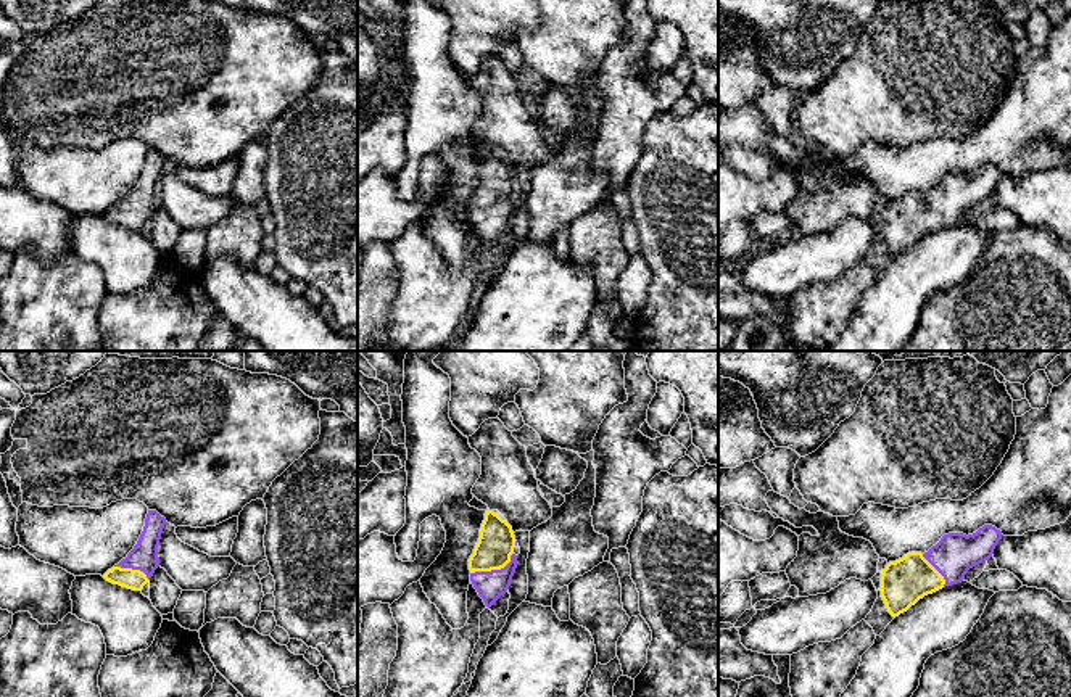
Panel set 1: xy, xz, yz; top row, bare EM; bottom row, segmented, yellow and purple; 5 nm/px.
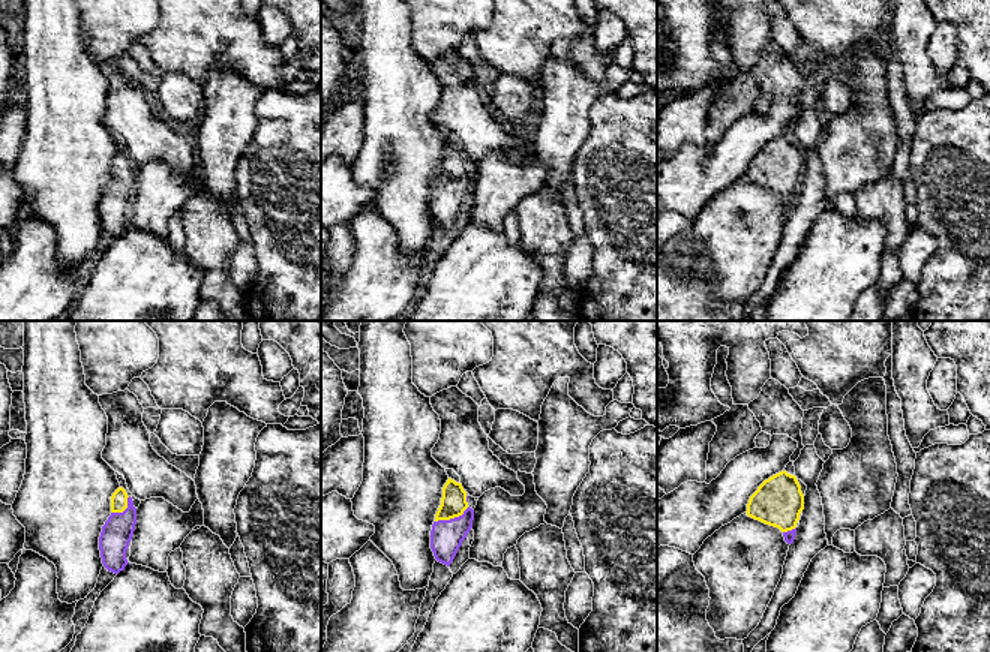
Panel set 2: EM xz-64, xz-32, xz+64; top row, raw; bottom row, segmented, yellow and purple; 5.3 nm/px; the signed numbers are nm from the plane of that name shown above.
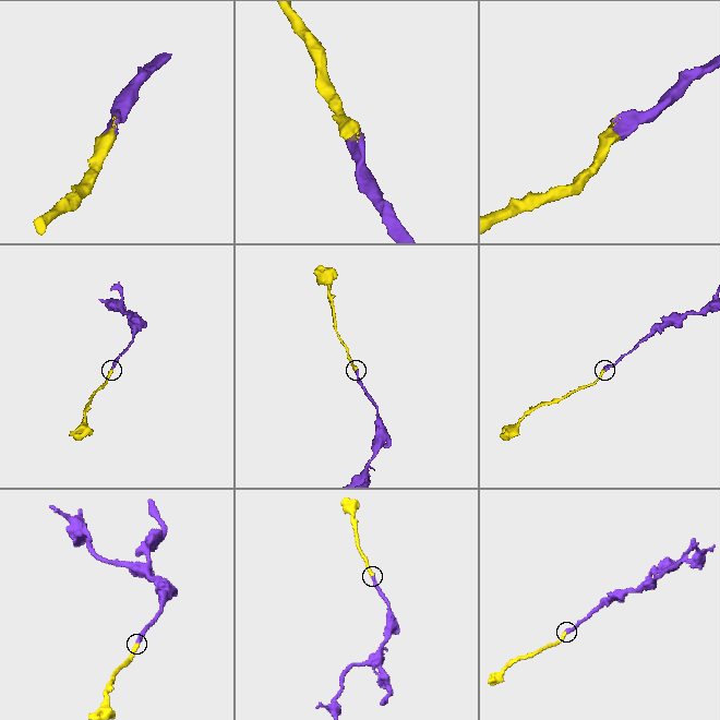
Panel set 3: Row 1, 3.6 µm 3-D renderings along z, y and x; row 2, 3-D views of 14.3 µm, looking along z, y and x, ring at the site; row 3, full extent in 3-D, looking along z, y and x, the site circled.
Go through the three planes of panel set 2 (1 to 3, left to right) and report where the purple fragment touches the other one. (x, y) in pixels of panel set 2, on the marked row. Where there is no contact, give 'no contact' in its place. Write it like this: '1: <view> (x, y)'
1: xz-64 (123, 510)
2: xz-32 (452, 517)
3: xz+64 (789, 529)

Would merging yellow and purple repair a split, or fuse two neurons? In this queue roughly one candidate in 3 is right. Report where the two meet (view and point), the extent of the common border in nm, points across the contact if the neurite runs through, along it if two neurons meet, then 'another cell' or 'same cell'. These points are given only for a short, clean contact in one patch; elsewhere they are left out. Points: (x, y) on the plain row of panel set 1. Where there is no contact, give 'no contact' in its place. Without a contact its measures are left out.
meets yellow in xz at (493, 208); contact 240 nm long; runs through xz (496, 181), (493, 208), (492, 224); same cell

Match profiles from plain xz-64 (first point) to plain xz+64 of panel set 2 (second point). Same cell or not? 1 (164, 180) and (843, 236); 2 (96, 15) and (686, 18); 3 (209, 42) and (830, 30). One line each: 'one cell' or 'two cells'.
1: two cells
2: one cell
3: one cell

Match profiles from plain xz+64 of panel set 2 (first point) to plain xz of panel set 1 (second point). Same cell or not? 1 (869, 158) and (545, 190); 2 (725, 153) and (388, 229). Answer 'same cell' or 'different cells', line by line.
1: same cell
2: same cell

